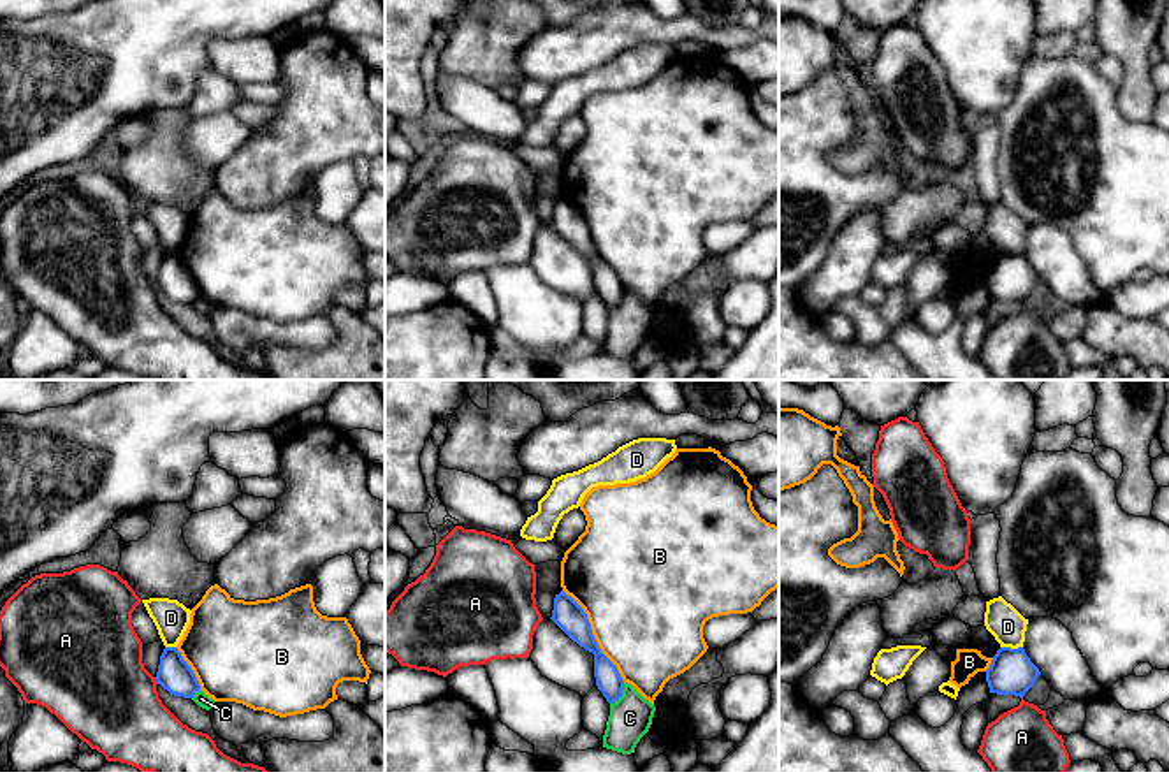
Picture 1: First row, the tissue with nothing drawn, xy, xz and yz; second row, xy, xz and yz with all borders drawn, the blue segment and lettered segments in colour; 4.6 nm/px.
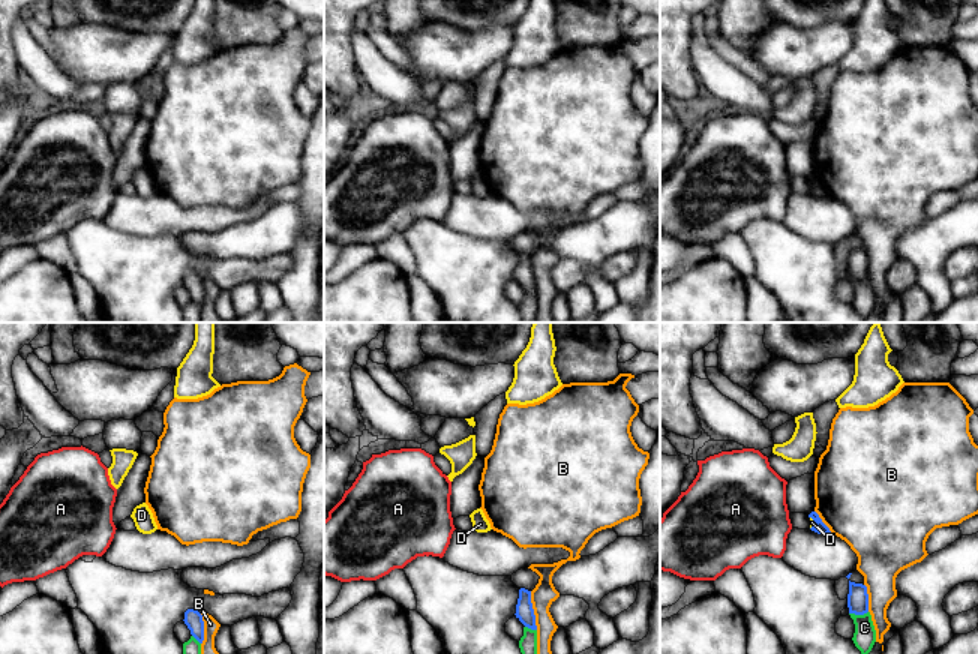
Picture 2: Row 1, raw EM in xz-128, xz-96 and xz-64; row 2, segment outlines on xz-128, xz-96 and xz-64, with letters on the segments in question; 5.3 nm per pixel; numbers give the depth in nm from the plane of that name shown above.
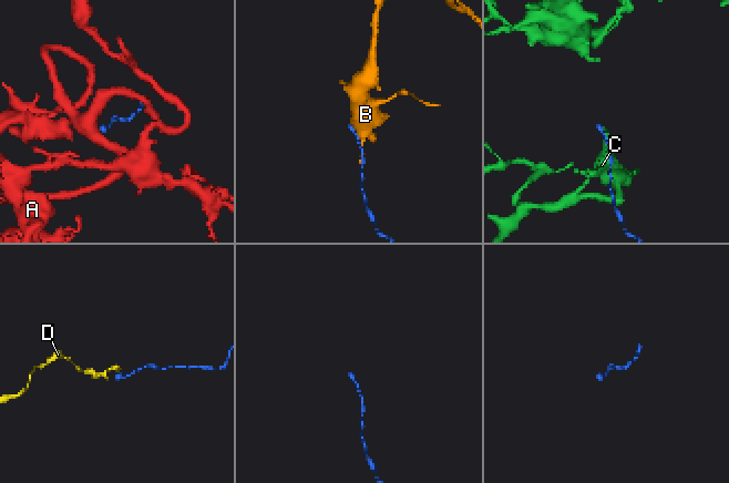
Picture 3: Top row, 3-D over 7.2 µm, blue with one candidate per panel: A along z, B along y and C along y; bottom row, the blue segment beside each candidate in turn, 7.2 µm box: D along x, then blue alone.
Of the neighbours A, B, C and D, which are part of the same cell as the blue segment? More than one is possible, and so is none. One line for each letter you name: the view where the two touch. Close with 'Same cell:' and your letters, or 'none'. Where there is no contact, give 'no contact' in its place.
Same cell: none

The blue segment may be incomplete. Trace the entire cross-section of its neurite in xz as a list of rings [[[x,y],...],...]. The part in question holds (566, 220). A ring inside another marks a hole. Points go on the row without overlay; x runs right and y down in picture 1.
[[[564,197],[555,200],[550,223],[573,248],[594,260],[596,292],[608,310],[622,302],[624,287],[617,273],[601,259],[584,215]]]

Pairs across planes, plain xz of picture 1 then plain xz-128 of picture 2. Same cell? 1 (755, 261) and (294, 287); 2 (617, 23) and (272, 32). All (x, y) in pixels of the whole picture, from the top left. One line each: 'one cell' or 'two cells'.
1: two cells
2: two cells

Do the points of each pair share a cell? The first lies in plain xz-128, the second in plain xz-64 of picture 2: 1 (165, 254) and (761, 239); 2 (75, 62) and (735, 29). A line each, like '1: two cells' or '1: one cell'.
1: one cell
2: two cells

